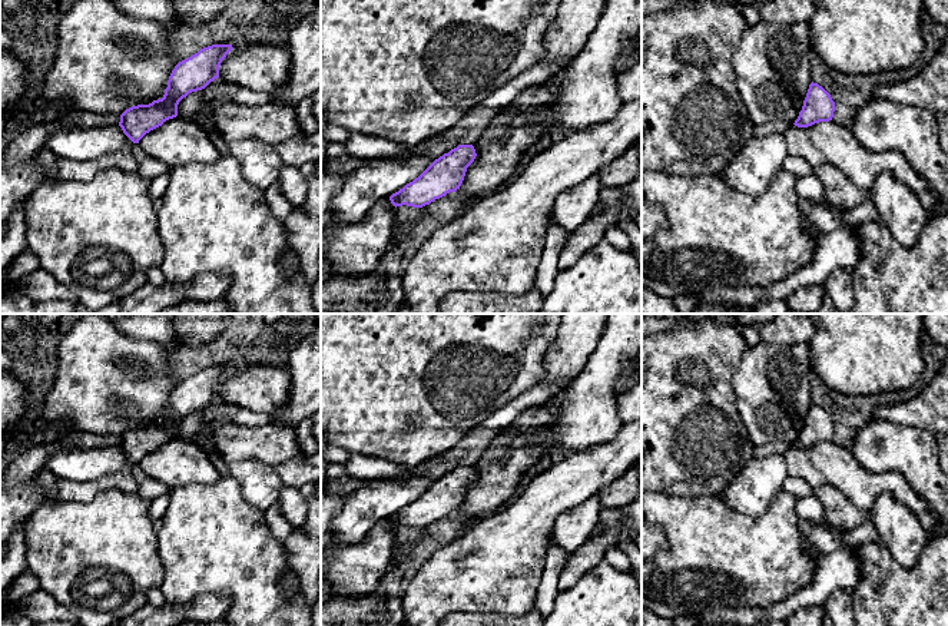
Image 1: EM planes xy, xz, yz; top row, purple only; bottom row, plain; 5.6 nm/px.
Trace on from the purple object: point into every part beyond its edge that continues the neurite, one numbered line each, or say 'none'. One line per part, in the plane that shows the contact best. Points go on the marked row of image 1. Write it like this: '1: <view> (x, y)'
none

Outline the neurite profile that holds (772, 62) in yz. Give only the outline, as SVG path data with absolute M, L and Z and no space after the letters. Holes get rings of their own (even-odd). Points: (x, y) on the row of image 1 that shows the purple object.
M760 20L743 32L732 62L739 96L755 126L773 120L795 123L812 83L811 53L808 21L775 24Z

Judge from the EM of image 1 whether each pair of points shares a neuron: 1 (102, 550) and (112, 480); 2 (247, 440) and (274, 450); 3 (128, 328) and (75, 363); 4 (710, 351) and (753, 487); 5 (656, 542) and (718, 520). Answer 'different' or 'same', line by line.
1: different
2: same
3: different
4: different
5: different

